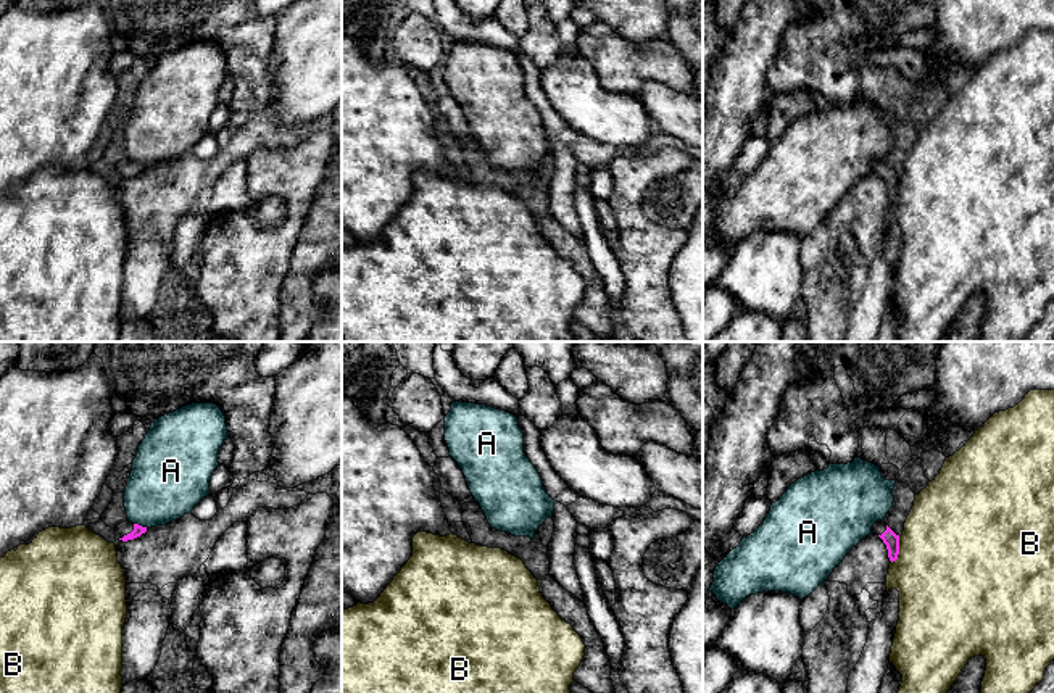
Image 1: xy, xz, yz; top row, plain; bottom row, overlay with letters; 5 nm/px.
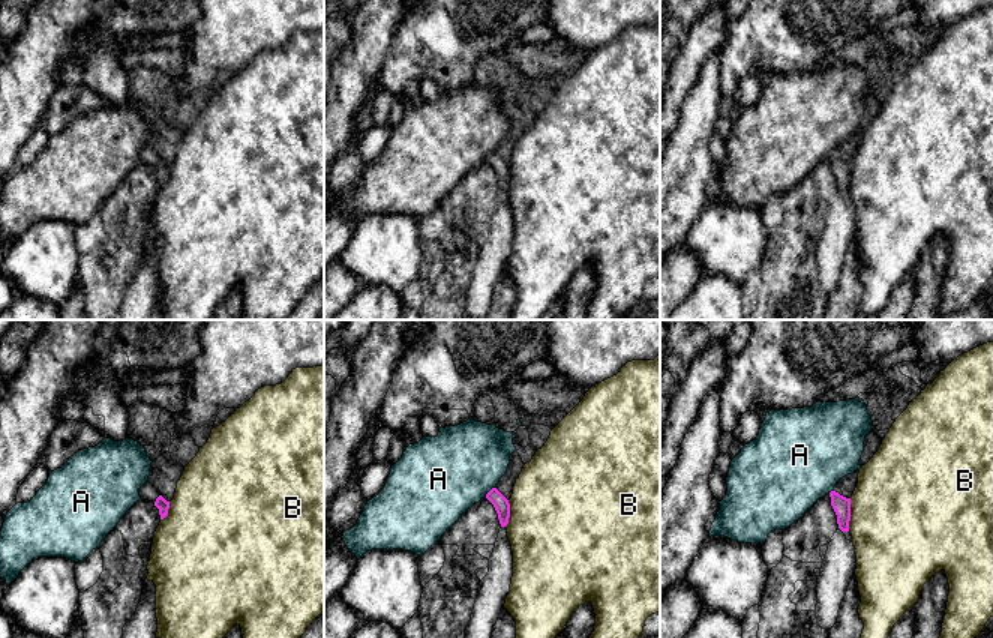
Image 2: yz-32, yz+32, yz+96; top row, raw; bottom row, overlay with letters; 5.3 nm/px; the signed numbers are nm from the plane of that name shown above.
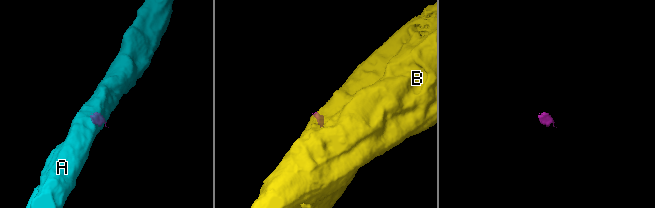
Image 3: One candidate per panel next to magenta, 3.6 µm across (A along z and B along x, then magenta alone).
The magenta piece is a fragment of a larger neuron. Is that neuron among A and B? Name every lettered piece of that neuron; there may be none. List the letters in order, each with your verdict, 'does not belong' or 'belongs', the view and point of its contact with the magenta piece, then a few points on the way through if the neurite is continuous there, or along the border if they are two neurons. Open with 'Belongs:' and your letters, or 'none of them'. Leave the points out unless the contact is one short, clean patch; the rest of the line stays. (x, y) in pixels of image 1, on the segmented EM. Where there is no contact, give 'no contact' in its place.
Belongs: none of them
A: does not belong; contact xy (141, 526); border xy (134, 522), (147, 527)
B: does not belong; contact yz (898, 550); border yz (900, 537), (900, 553), (892, 563)

